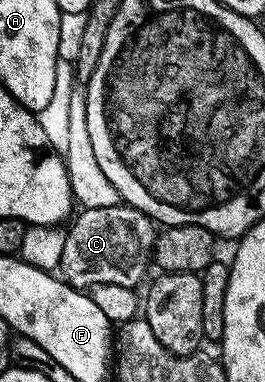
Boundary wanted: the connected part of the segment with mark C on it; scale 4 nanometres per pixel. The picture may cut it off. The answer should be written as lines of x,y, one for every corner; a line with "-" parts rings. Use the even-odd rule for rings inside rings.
127,205
83,208
75,216
76,224
67,228
66,245
58,268
64,282
72,287
91,289
98,285
126,285
133,289
145,282
144,274
154,255
157,228
153,220
-
144,279
144,280
143,280

